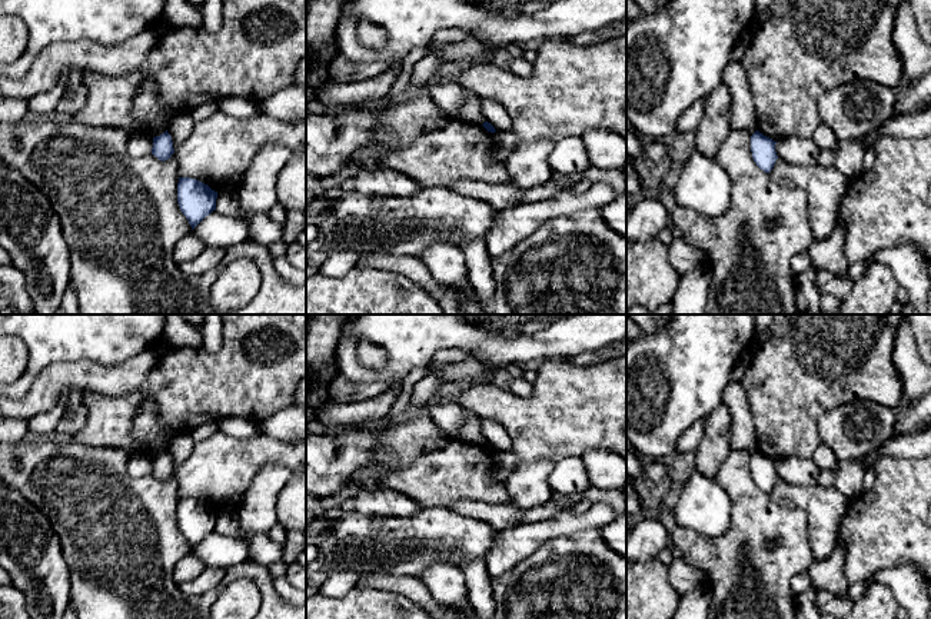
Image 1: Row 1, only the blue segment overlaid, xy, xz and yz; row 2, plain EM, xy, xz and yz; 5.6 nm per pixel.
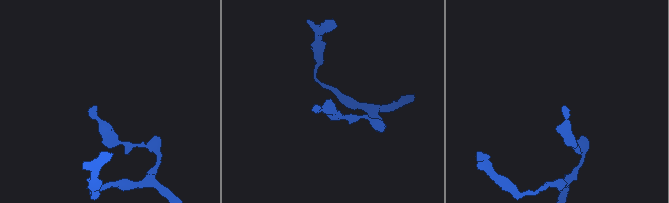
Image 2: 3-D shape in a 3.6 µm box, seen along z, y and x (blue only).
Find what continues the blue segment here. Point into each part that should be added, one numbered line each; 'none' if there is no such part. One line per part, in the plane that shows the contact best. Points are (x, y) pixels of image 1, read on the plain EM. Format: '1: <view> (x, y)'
none

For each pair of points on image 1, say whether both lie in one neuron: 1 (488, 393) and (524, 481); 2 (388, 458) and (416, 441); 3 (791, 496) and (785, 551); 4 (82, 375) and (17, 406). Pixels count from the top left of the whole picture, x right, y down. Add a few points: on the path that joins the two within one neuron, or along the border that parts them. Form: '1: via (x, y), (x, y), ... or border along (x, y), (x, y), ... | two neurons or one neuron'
1: border along (551, 459), (521, 462), (504, 481) | two neurons
2: via (395, 451), (409, 441) | one neuron
3: border along (768, 493), (778, 505), (804, 512), (808, 536) | two neurons
4: via (66, 376), (59, 379), (33, 402) | one neuron

